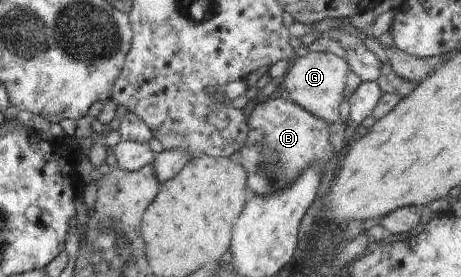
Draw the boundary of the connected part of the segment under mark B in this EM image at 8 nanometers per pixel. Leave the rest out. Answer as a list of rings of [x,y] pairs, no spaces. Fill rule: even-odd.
[[[283,98],[268,99],[264,103],[258,103],[254,111],[247,118],[249,135],[247,141],[240,149],[240,164],[247,172],[247,187],[258,196],[269,195],[282,188],[288,188],[294,182],[306,166],[312,162],[318,162],[322,169],[329,159],[333,157],[333,148],[329,141],[329,127],[322,119],[311,115],[296,103],[290,103]]]

